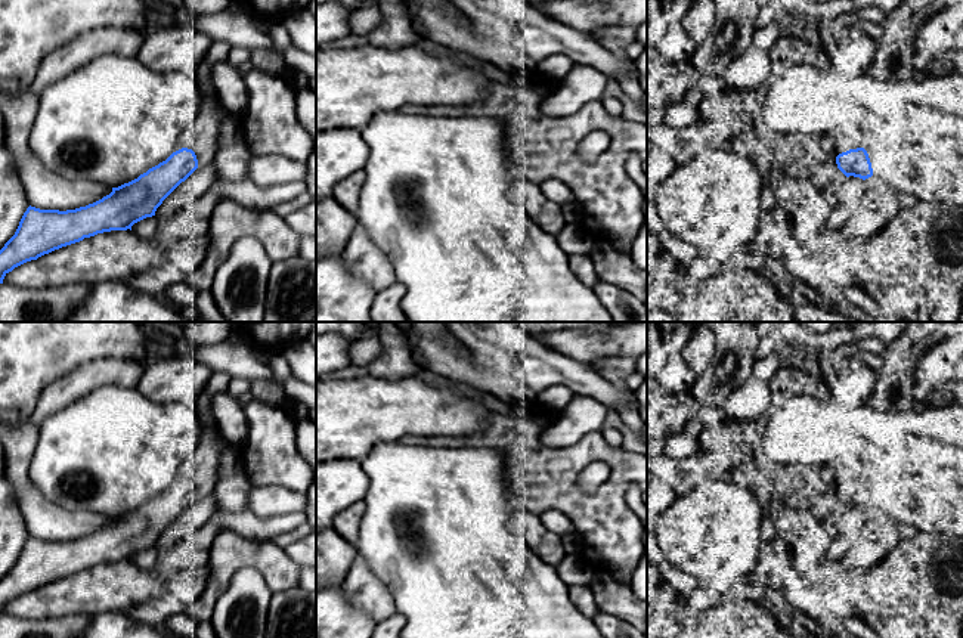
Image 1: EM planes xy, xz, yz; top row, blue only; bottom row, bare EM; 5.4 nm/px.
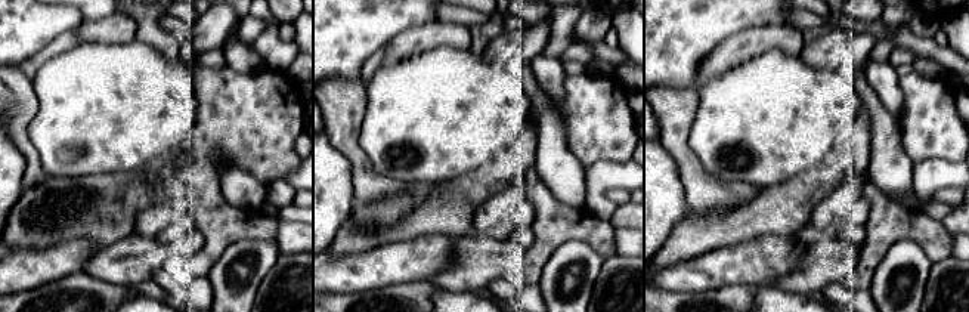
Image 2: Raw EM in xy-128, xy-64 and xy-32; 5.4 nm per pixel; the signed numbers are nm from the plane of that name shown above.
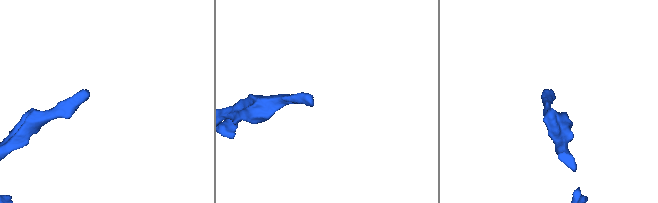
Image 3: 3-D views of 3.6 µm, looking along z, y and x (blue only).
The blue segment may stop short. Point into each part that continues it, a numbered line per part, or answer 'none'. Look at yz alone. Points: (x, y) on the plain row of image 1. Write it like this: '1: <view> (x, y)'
1: yz (845, 474)

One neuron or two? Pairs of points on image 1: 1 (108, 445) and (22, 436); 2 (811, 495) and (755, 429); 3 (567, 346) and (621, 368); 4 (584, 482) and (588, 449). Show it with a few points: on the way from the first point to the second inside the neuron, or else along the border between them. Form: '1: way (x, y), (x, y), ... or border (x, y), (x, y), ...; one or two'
1: border (40, 427), (37, 446), (27, 470); two
2: way (790, 491), (755, 457), (755, 449); one
3: border (631, 356), (601, 356), (598, 359); two
4: border (612, 465), (591, 461), (578, 476), (576, 485); two

